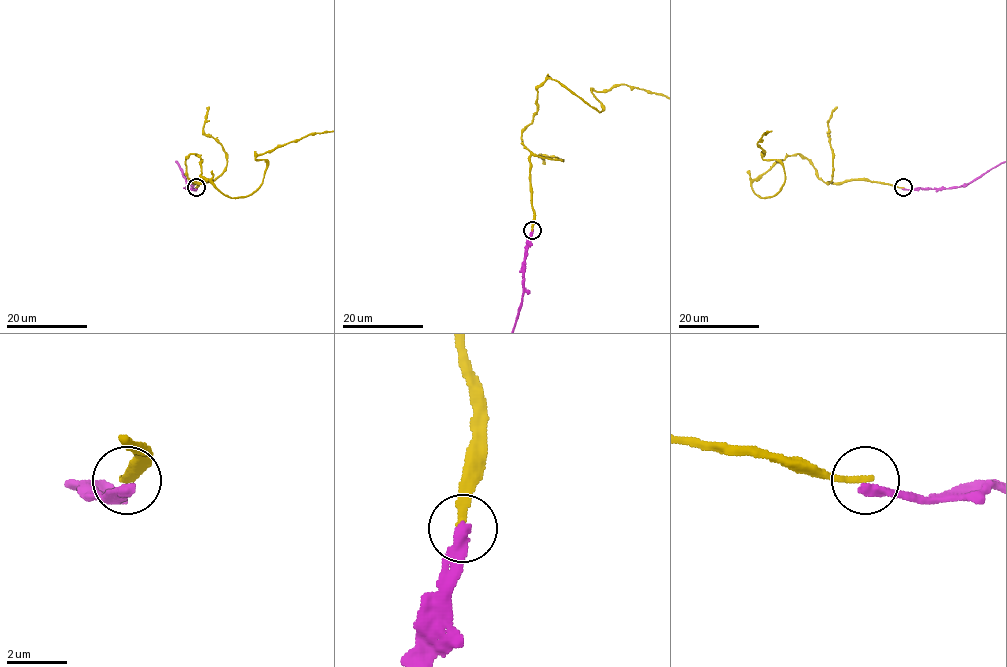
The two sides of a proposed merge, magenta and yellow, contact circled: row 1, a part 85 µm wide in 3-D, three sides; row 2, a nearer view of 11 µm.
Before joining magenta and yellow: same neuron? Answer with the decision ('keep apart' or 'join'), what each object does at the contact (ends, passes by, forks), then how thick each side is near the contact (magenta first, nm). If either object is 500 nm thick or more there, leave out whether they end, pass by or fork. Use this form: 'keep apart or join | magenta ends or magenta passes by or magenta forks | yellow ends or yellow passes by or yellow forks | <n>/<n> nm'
keep apart | magenta ends | yellow ends | 400/240 nm

